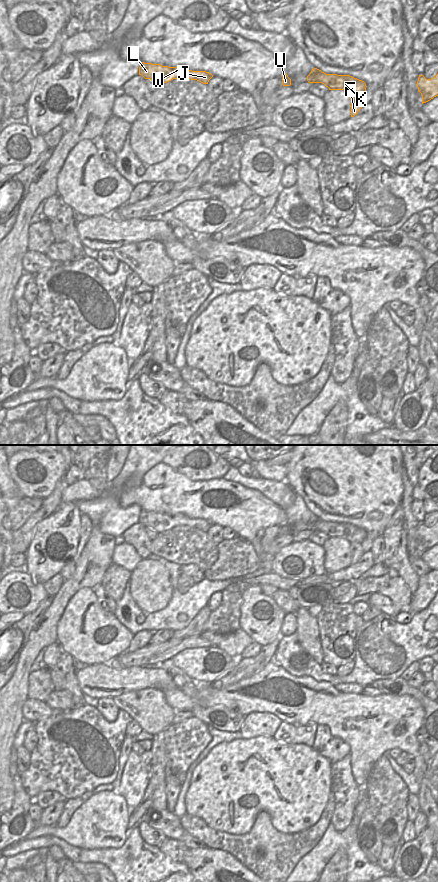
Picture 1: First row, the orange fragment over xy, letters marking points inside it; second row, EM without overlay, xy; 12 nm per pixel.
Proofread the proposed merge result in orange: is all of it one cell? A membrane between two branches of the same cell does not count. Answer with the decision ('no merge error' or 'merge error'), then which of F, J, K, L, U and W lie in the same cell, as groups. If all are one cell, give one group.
merge error; groups F / J K L U W

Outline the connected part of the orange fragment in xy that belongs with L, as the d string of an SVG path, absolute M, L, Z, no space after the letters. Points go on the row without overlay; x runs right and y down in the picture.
M144 511L139 515L139 523L150 527L157 533L167 531L173 527L189 526L203 532L208 532L213 523L206 519L192 519L184 514L168 515L160 512Z

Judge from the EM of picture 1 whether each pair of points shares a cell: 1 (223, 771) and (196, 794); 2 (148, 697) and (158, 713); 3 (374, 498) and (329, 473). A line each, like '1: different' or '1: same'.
1: same
2: same
3: same

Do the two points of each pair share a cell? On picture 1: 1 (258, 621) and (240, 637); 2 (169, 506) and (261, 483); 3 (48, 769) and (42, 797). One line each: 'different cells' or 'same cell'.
1: different cells
2: different cells
3: different cells

